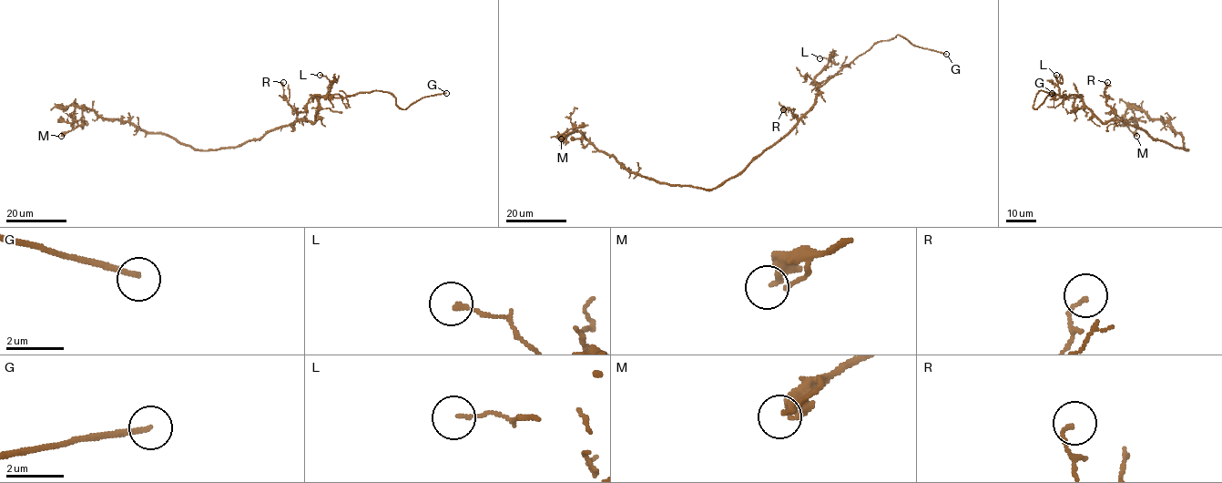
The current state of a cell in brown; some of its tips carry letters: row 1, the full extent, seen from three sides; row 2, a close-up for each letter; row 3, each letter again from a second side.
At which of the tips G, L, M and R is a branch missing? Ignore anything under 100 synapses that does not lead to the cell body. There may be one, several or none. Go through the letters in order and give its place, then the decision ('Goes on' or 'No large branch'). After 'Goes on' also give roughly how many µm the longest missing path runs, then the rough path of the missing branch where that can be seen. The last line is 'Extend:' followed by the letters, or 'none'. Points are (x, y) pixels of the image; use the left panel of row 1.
G: Place: (446, 93). Goes on. Missing length about 25 µm
L: Place: (320, 75). No large branch
M: Place: (61, 136). No large branch
R: Place: (283, 82). No large branch
Extend: G

